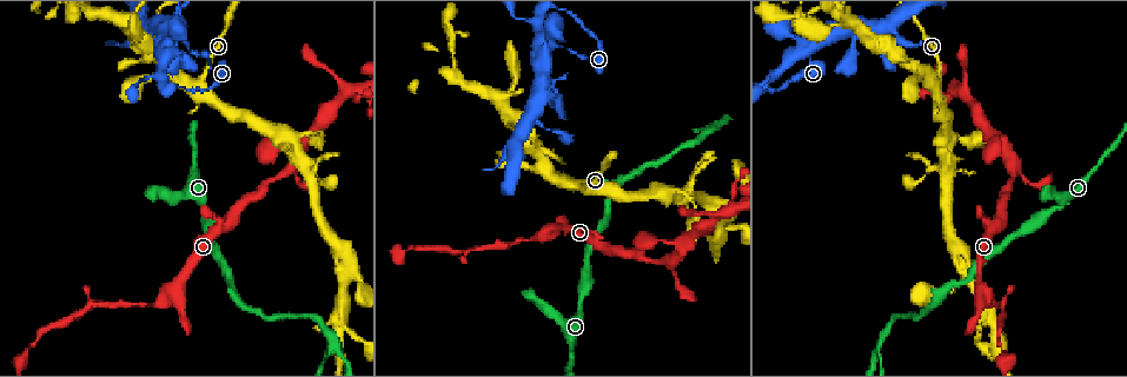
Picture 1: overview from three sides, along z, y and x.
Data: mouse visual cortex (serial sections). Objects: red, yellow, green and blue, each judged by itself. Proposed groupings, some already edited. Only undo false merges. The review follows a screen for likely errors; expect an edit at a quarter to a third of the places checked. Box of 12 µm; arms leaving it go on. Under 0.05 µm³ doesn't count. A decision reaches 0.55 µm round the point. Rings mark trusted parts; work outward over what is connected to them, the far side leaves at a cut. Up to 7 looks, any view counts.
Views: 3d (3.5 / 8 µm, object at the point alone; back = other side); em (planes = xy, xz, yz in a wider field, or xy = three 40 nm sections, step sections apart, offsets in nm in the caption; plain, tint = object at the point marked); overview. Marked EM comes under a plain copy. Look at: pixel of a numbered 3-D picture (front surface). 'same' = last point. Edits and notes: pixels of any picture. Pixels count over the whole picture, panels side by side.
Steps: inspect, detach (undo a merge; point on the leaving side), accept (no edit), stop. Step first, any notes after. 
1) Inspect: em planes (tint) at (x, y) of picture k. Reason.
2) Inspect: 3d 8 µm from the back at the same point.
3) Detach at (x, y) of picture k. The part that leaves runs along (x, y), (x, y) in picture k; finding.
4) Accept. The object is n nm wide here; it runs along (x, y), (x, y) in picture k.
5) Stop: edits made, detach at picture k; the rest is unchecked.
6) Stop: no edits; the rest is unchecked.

Inspect: 3d 8 µm at (553, 91) of picture 1. Four or more arms meet.

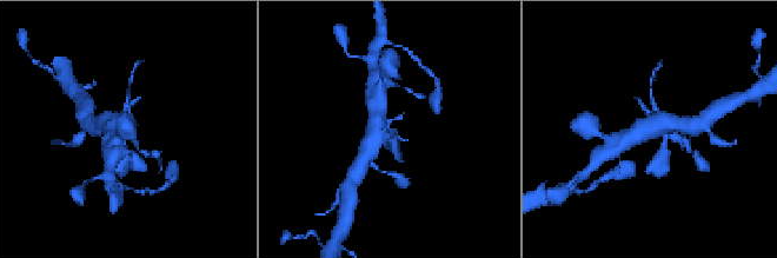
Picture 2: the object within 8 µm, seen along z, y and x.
Inspect: em xy step 3 (tint) at (389, 129) of picture 2. 4 arms meet here; the arms are 150, 150, 450, 600 nm wide.

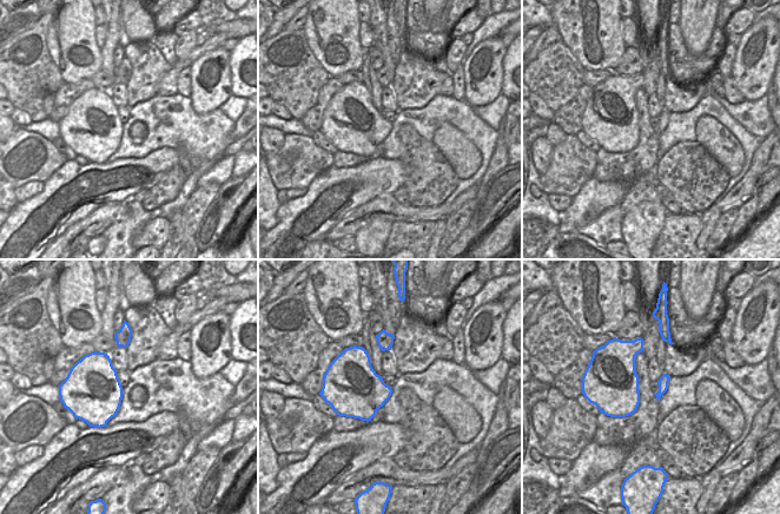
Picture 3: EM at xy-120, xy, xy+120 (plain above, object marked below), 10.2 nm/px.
Detach at (676, 138) of picture 2. The object is 420 nm wide here; a second cell is stuck on.

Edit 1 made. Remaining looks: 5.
Inspect: overview. See it whole again.

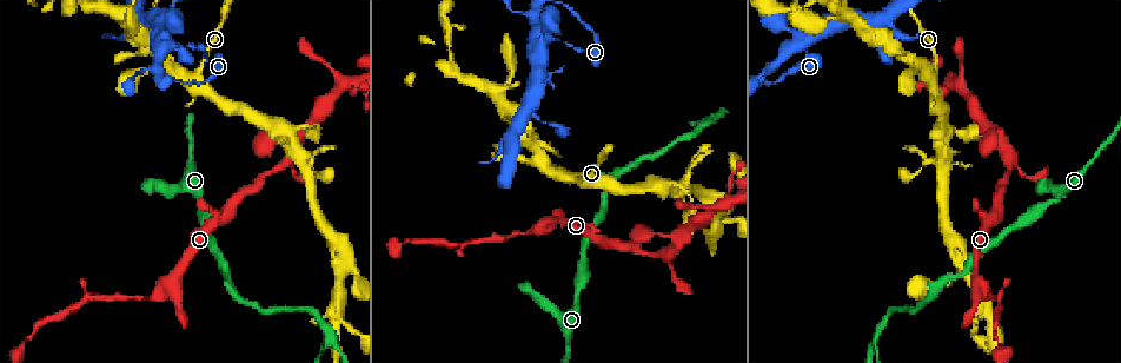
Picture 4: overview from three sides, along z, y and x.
Inspect: 3d 8 µm at (675, 235) of picture 4. Sudden change in width.

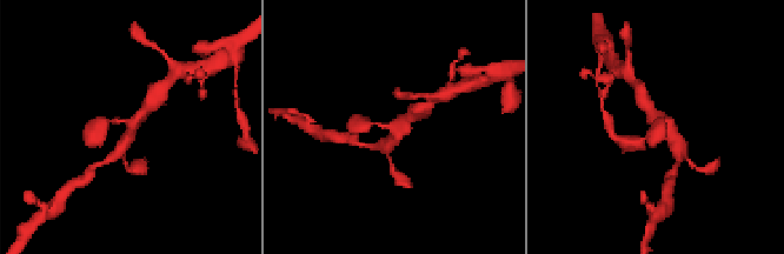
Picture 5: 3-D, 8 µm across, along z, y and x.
Inspect: 3d 3.5 µm at (135, 122) of picture 5. Closer look.

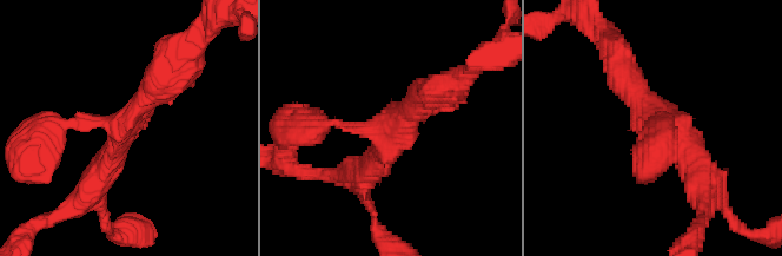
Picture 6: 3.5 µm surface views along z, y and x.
Inspect: em xy step 2 (tint) at (122, 127) of picture 6. 3 arms meet here; the arms are 100, 400, 400 nm wide; now the EM.

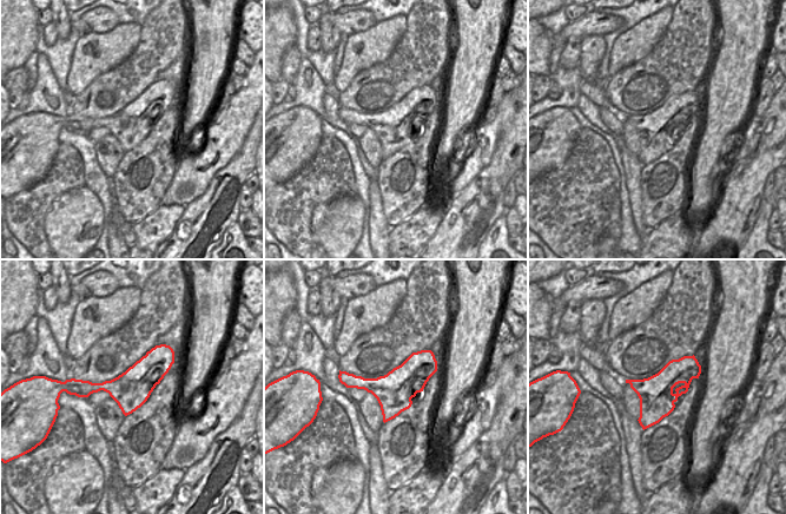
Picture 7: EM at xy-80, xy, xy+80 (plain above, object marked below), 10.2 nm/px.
Accept. It runs along (701, 182), (695, 159), (622, 72) in picture 6; one cell here.

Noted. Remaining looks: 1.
Inspect: 3d 3.5 µm from the back at (878, 330) of picture 4. Arms part here.

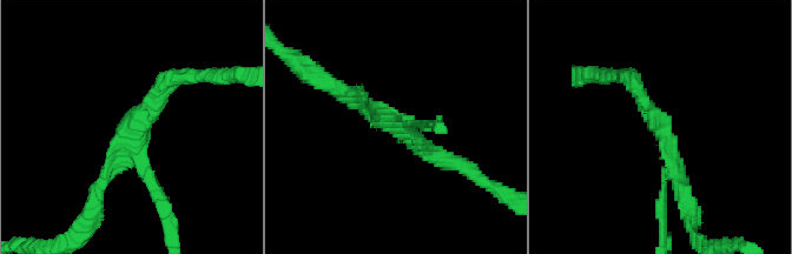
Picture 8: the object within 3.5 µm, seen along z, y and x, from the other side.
Accept. The arms are 100, 150, 200 nm wide; one cell here.

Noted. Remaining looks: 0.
Stop: edits made, detach at picture 2; the rest is unchecked.

